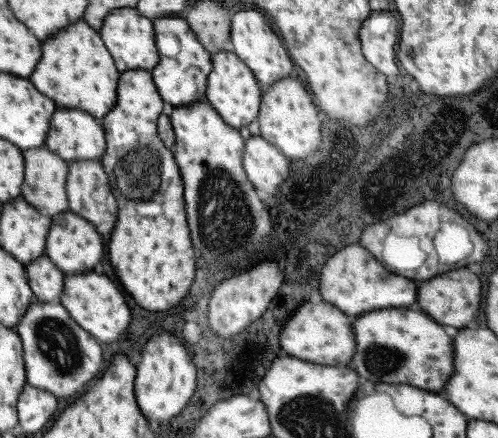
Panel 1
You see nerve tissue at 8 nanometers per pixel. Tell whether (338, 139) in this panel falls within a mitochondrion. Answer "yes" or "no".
no

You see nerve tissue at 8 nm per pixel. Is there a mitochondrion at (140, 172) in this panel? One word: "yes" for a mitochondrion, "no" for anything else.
yes

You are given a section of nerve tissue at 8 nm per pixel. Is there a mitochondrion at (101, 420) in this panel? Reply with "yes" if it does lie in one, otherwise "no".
no

